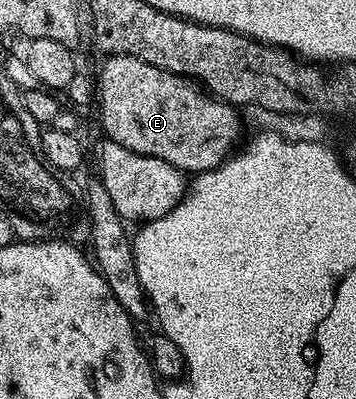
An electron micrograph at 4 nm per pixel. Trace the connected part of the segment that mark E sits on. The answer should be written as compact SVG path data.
M111 54L104 61L101 75L95 78L95 98L99 106L101 102L101 126L105 129L104 137L108 141L118 142L123 148L143 156L157 157L182 172L215 170L234 149L233 141L241 134L241 118L237 115L240 113L229 103L214 98L198 83L155 68L135 56Z

